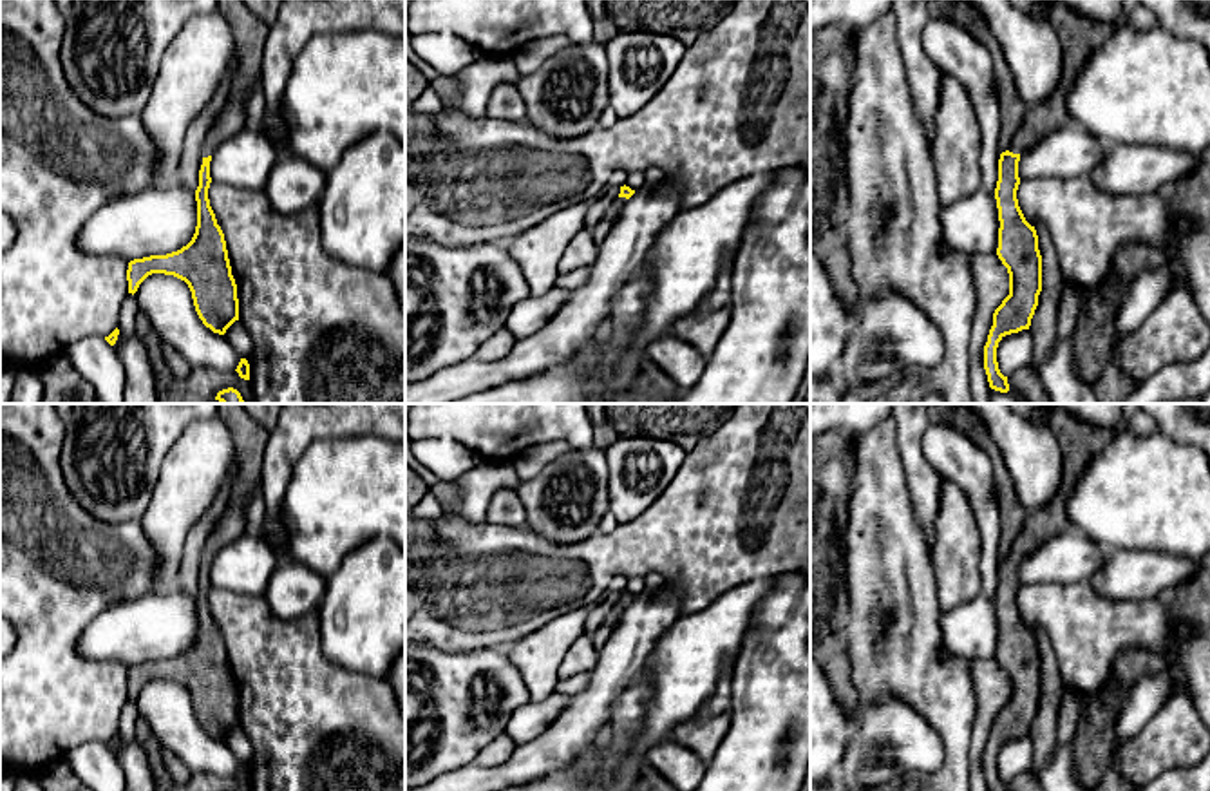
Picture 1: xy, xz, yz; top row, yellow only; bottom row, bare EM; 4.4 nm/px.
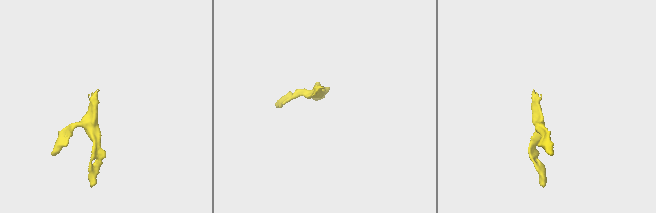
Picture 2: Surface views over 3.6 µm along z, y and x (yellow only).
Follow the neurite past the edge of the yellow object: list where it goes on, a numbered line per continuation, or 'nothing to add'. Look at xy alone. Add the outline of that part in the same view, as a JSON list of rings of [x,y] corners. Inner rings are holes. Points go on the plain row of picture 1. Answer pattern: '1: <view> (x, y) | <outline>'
1: xy (250, 438) | [[[217,404],[217,415],[232,434],[239,476],[222,518],[206,539],[203,563],[213,561],[226,545],[244,534],[244,505],[262,480],[262,456],[269,440],[269,431],[241,404]]]

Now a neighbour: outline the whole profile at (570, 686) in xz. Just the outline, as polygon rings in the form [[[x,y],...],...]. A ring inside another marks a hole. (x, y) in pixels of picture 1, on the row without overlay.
[[[590,672],[581,675],[572,675],[566,679],[559,679],[557,691],[564,693],[566,697],[577,695],[581,690],[584,690],[590,682]]]

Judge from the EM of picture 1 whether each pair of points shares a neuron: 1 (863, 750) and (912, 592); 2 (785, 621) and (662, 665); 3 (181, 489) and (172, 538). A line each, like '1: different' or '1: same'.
1: different
2: different
3: same

